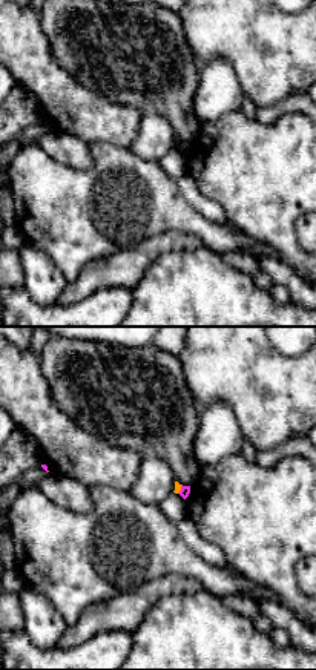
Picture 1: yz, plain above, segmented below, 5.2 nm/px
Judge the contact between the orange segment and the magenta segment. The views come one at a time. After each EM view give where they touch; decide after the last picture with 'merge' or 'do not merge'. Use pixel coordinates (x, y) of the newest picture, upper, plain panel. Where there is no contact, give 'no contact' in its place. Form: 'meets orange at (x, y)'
meets orange at (180, 146)

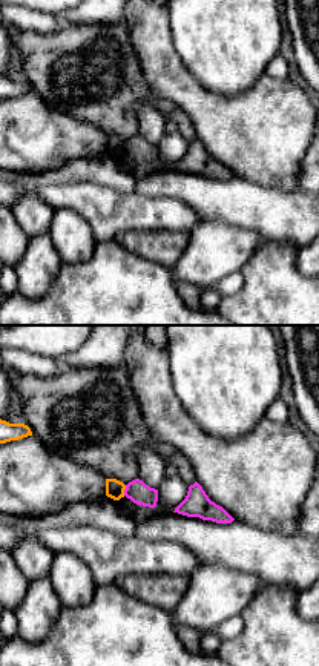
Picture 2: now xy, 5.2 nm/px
meets orange at (124, 145)

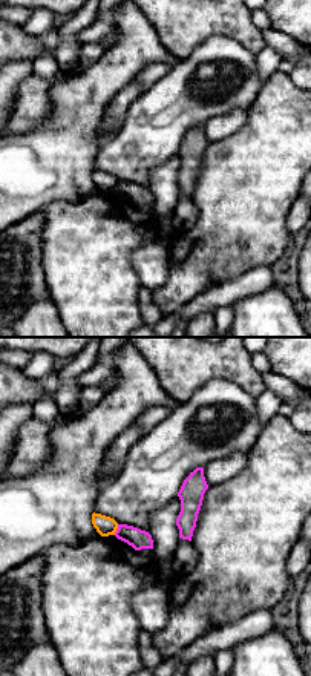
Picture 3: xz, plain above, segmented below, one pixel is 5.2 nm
meets orange at (117, 184)

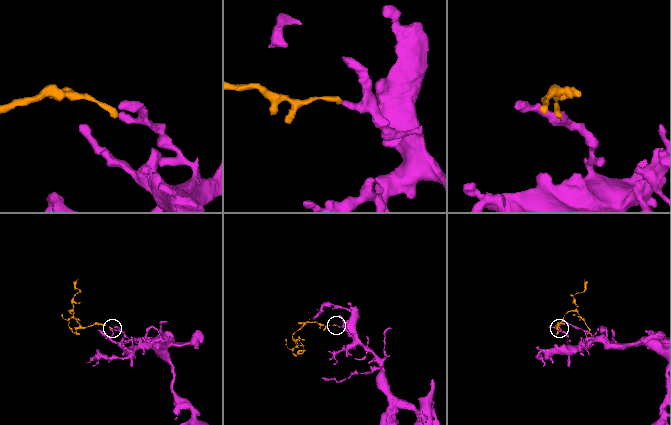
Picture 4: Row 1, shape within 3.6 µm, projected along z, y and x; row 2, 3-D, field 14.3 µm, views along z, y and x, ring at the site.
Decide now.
do not merge

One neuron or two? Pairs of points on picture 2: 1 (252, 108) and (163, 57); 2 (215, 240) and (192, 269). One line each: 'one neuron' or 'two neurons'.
1: one neuron
2: one neuron

